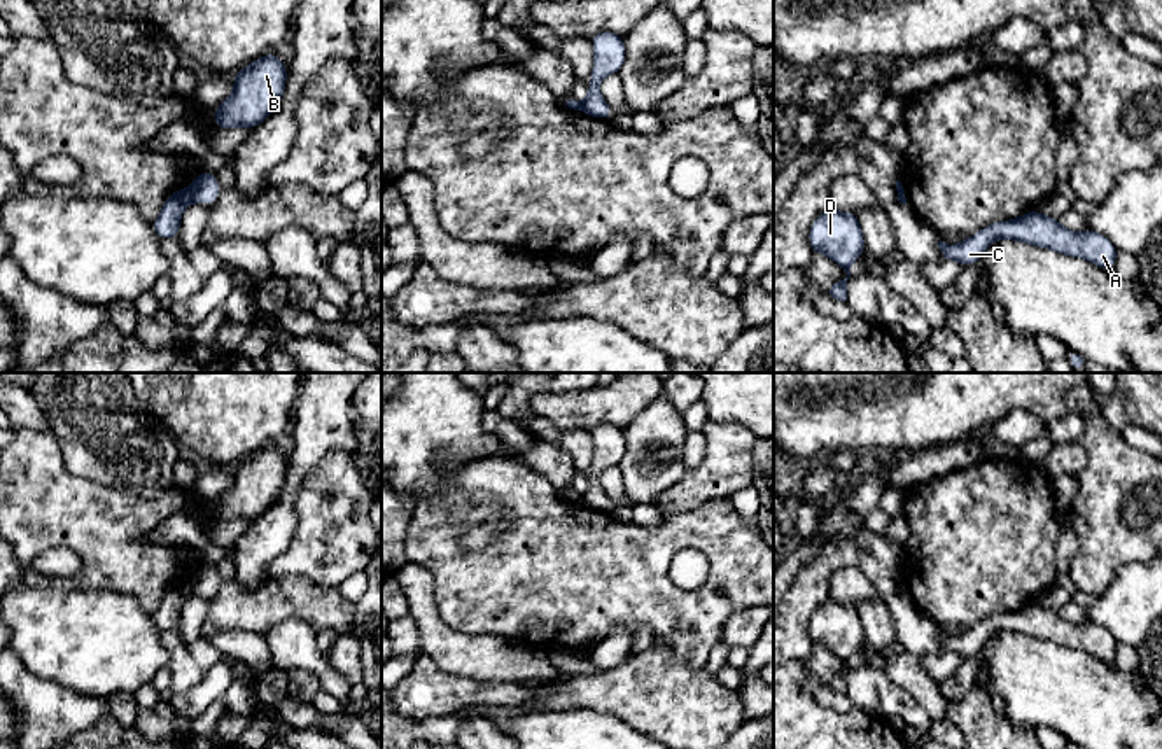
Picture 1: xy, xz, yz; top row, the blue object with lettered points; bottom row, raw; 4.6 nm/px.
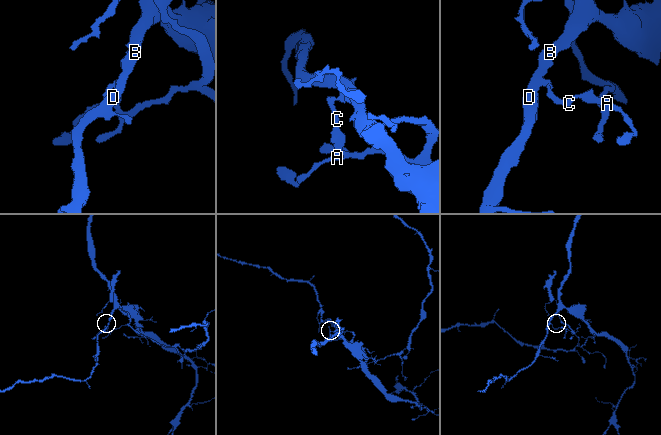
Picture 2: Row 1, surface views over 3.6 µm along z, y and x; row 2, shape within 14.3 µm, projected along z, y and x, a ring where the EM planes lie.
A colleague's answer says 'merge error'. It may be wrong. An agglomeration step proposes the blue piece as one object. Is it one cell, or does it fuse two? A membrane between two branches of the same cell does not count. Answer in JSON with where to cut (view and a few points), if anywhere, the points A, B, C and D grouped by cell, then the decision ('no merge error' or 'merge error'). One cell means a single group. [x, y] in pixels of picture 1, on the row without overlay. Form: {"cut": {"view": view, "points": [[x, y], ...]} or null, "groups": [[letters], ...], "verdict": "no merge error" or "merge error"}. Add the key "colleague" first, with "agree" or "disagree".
{"colleague": "agree", "cut": {"view": "xy", "points": [[188, 581], [193, 592]]}, "groups": [["A", "C"], ["B", "D"]], "verdict": "merge error"}

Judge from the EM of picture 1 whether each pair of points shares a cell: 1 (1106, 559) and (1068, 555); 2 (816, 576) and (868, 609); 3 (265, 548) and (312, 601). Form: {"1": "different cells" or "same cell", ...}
{"1": "different cells", "2": "different cells", "3": "different cells"}

